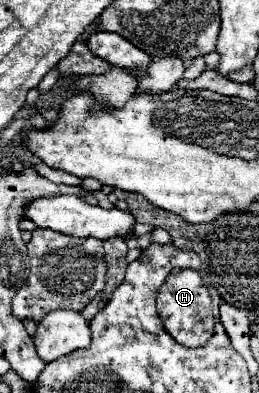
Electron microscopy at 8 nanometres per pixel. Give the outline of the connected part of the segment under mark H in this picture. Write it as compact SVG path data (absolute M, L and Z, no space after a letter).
M182 270L178 276L168 276L166 284L158 292L156 308L170 336L188 348L202 346L214 334L214 314L210 306L210 294L196 270Z

